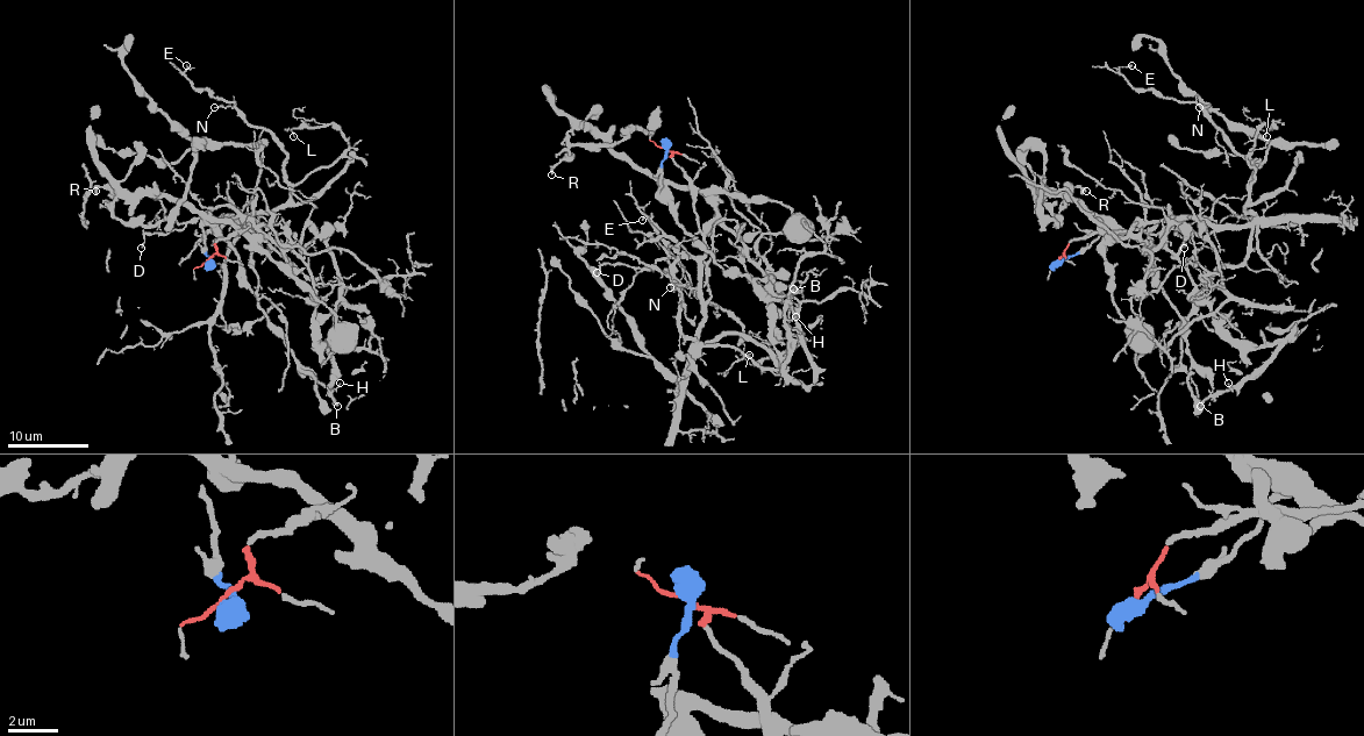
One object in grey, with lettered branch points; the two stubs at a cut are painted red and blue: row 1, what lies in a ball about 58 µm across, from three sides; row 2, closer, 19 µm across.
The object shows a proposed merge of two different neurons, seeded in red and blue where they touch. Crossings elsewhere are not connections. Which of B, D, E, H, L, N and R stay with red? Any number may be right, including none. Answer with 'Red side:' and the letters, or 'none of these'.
Red side: D, E, L, N

